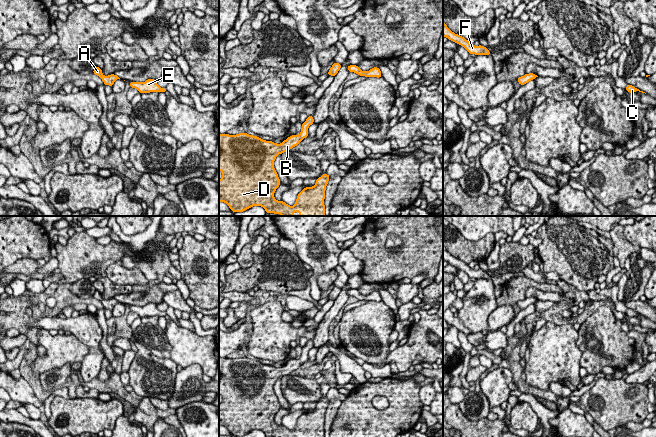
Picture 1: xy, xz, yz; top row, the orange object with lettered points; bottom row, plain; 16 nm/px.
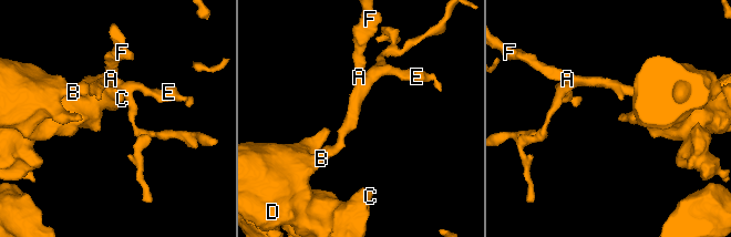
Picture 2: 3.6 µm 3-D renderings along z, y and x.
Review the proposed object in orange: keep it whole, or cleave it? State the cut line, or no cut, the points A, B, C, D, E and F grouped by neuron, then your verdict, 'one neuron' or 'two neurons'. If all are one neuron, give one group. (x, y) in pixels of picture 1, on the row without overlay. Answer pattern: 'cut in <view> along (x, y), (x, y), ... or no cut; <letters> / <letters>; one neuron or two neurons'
no cut; A B C D E F; one neuron

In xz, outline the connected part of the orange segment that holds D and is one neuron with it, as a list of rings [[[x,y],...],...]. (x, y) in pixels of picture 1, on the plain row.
[[[308,340],[302,347],[299,359],[292,359],[282,367],[262,364],[260,361],[239,357],[236,359],[219,357],[219,394],[222,402],[219,404],[219,426],[225,426],[232,436],[243,436],[252,430],[261,430],[266,437],[325,437],[325,414],[330,400],[324,397],[318,401],[312,411],[305,411],[297,420],[294,430],[289,430],[274,421],[280,409],[274,385],[279,378],[291,374],[308,361],[308,351],[314,347],[313,340]]]

